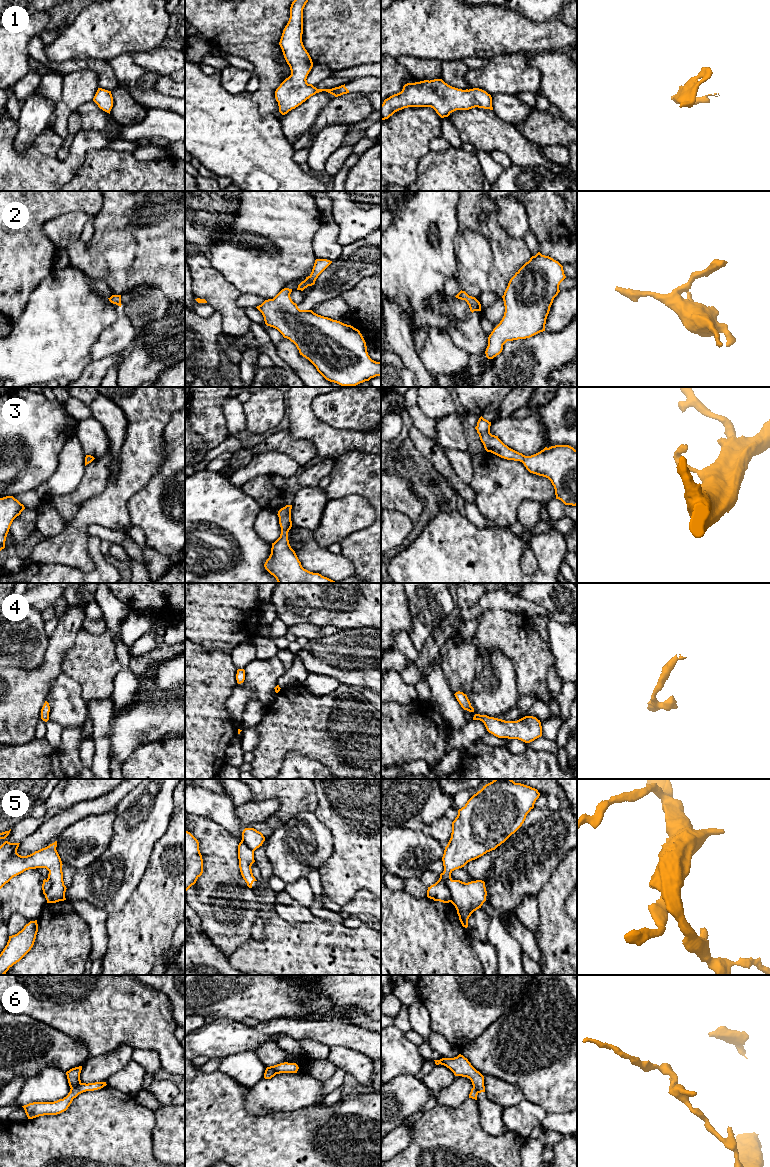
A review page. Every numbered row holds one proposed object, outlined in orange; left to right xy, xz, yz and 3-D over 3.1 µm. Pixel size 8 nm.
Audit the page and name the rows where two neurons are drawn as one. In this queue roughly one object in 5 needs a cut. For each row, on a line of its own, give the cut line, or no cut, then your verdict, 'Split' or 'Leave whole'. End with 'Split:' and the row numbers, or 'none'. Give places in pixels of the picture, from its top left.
1: No split. Leave whole
2: No split. Leave whole
3: No split. Leave whole
4: No split. Leave whole
5: Split along yz (451, 879), (448, 883), (450, 901). Split
6: Split along xz (267, 1067), (270, 1067), (277, 1073). Split
Split: 5, 6

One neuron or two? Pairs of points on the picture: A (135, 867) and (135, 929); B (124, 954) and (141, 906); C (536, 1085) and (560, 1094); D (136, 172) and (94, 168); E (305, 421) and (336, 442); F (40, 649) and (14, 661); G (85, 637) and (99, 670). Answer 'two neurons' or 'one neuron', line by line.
A: two neurons
B: one neuron
C: one neuron
D: one neuron
E: one neuron
F: one neuron
G: one neuron

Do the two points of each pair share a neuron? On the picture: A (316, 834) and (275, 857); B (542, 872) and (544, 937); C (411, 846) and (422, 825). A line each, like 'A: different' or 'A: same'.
A: same
B: different
C: different

